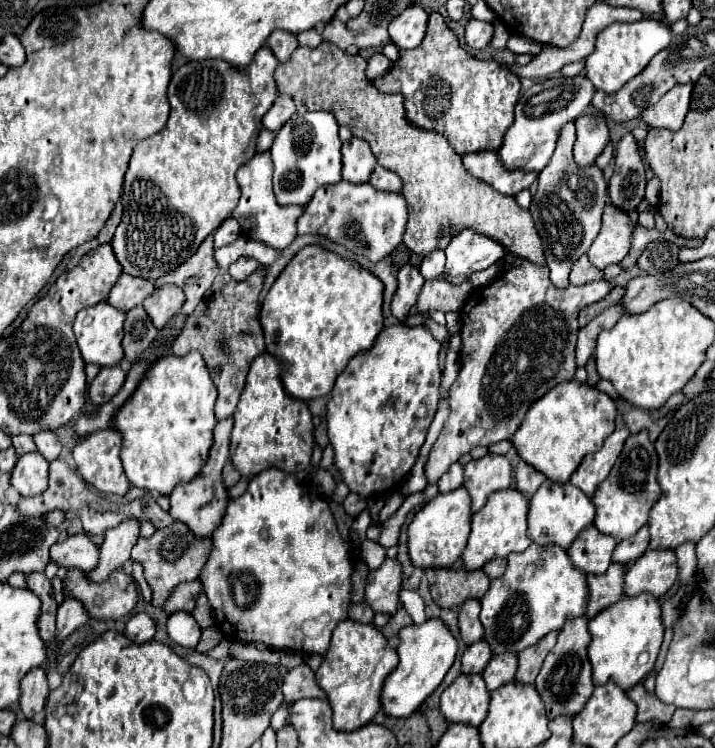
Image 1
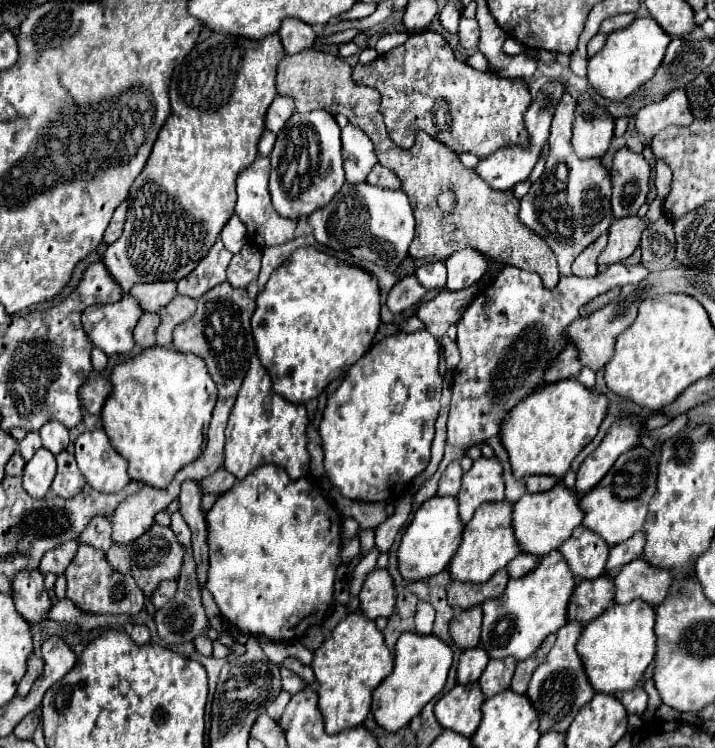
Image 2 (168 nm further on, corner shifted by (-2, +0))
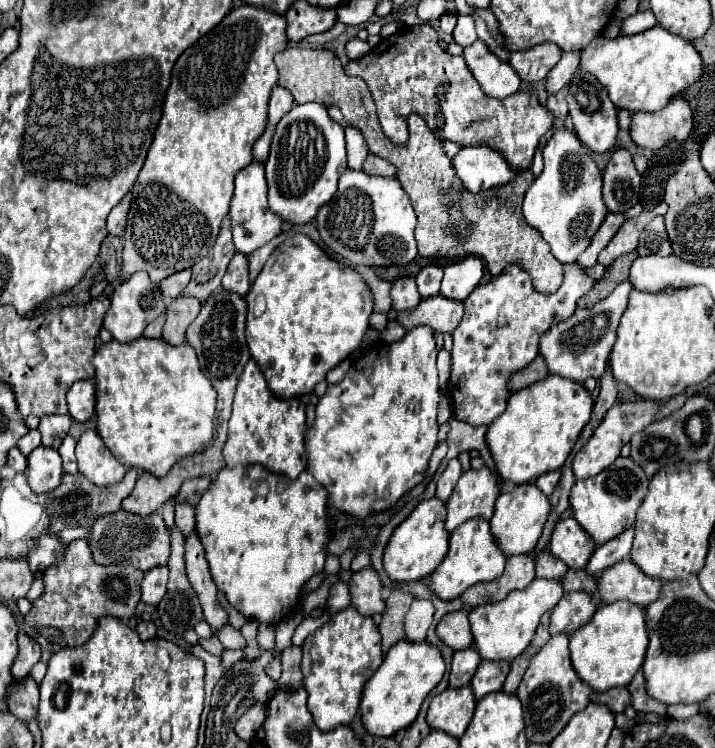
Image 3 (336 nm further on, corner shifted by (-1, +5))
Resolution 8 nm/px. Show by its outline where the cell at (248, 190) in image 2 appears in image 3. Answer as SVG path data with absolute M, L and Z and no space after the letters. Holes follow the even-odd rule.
M253 160L247 168L237 172L235 196L231 200L229 216L231 216L231 226L233 226L233 242L237 250L243 254L251 254L253 250L265 246L269 240L273 240L281 232L283 220L277 214L273 214L267 206L267 182L265 182L263 162Z

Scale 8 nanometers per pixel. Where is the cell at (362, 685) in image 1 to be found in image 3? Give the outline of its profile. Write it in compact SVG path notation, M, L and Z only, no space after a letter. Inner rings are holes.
M355 608L337 612L327 624L317 628L303 642L303 686L309 694L307 708L313 714L315 724L329 732L337 726L349 724L359 710L361 692L365 682L381 666L381 636L371 618L361 616Z

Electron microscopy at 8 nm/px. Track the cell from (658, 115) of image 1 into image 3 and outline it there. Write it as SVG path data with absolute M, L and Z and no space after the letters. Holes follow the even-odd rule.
M677 96L663 110L635 112L631 122L631 140L645 150L661 150L669 142L687 140L693 128L693 114L687 102Z

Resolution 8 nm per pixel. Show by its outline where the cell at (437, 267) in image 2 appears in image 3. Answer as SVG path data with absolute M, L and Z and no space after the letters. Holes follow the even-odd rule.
M425 266L419 274L417 274L417 286L419 286L419 294L421 298L431 298L439 294L439 286L441 286L441 278L443 278L443 268L441 266Z

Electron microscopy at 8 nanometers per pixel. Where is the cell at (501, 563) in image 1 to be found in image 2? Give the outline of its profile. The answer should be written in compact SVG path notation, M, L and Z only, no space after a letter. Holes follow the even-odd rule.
M522 551L514 561L510 561L510 563L506 565L506 569L508 569L508 575L510 575L512 579L520 579L520 577L524 577L534 565L536 565L536 555Z

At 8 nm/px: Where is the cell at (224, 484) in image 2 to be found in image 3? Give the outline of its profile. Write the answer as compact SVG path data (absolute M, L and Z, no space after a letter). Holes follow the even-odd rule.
M207 476L187 480L187 482L179 488L179 492L175 494L175 504L185 502L185 504L195 506L195 504L199 502L199 498L203 496L203 492L207 490L207 486L209 486L209 484L211 484L211 478L207 478Z

